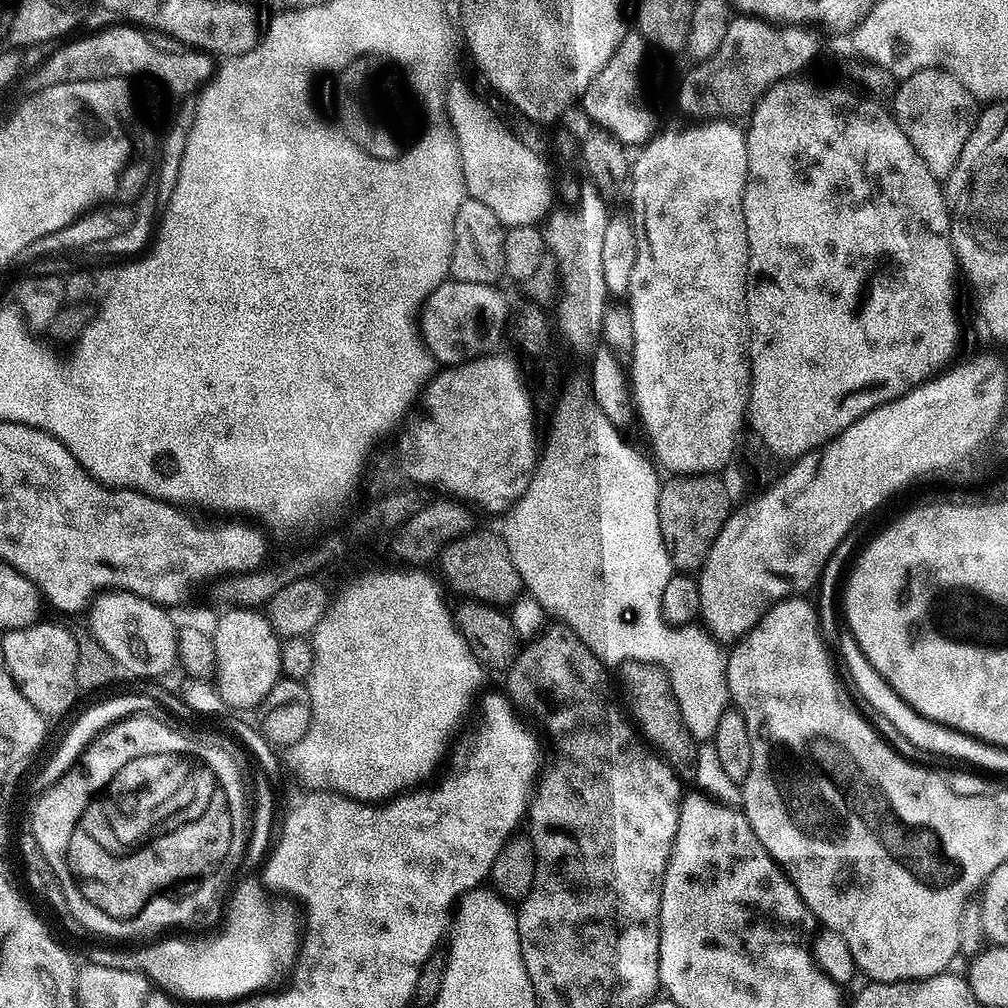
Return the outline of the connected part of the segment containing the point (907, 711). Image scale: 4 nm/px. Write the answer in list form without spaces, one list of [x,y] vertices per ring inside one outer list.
[[[847,630],[841,632],[840,656],[844,659],[842,668],[843,671],[850,674],[850,678],[852,679],[851,687],[853,689],[857,688],[855,691],[858,695],[866,698],[866,702],[870,702],[870,706],[874,706],[874,710],[879,710],[903,736],[910,742],[914,742],[914,746],[918,746],[918,750],[930,750],[930,754],[942,754],[948,761],[954,762],[954,738],[965,740],[967,737],[966,733],[959,732],[956,728],[948,728],[944,724],[934,722],[930,718],[923,716],[918,710],[914,710],[914,706],[907,704],[888,685],[886,678],[882,678],[882,674],[878,674],[878,670],[874,670],[870,658],[866,658],[866,654],[862,654],[862,650],[858,646],[854,634]]]

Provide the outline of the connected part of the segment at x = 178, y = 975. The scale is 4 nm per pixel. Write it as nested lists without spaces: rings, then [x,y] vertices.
[[[244,880],[233,890],[224,916],[224,929],[217,936],[205,940],[160,940],[137,952],[96,948],[90,956],[91,963],[131,972],[139,969],[159,991],[180,1002],[236,1000],[251,992],[260,994],[271,989],[268,987],[275,980],[287,977],[295,969],[302,943],[302,920],[296,917],[297,905],[291,899],[273,894],[256,880]]]

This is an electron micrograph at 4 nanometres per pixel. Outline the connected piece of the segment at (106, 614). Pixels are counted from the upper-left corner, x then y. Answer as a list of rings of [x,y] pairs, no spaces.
[[[104,590],[91,601],[87,609],[87,627],[91,636],[97,640],[107,653],[110,654],[117,669],[129,672],[132,676],[148,676],[144,678],[160,678],[163,672],[177,667],[176,659],[176,633],[177,625],[172,625],[172,620],[167,616],[165,609],[152,600],[136,596],[133,592],[123,590]]]

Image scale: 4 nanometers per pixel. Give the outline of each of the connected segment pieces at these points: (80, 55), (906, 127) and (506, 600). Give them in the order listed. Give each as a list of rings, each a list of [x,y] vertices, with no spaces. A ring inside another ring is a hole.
[[[109,28],[89,31],[89,36],[80,36],[69,44],[64,44],[40,68],[40,76],[45,85],[65,84],[79,80],[97,80],[127,76],[137,78],[143,72],[157,76],[176,98],[183,98],[199,93],[200,89],[213,79],[213,57],[203,50],[180,50],[167,52],[156,44],[151,44],[136,28]]]
[[[919,68],[897,83],[896,91],[890,97],[890,111],[896,117],[898,126],[902,126],[902,134],[910,138],[910,146],[914,146],[918,158],[926,162],[926,170],[930,170],[930,174],[938,178],[946,178],[952,173],[954,166],[958,166],[958,158],[962,158],[962,150],[976,124],[978,101],[970,94],[970,90],[966,90],[966,86],[962,86],[962,82],[958,82],[954,74],[945,72],[942,68]]]
[[[473,530],[467,536],[452,540],[438,553],[439,575],[449,589],[461,592],[464,598],[493,606],[508,606],[521,595],[520,575],[506,550],[504,537],[492,532]]]

